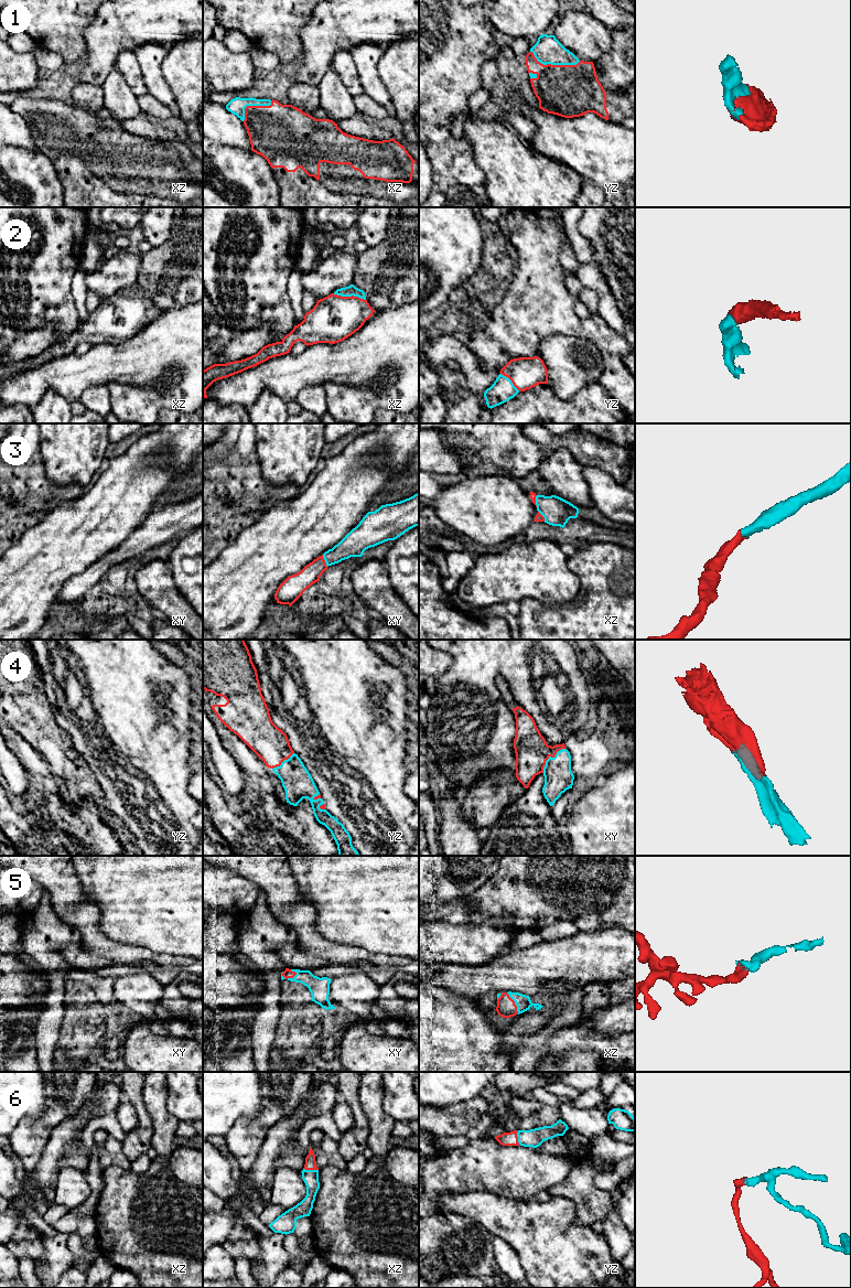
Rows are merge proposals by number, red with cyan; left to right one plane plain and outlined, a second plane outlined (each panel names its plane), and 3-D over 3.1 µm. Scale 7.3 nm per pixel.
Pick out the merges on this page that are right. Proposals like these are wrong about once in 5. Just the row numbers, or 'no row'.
1, 2, 3, 4, 5, 6

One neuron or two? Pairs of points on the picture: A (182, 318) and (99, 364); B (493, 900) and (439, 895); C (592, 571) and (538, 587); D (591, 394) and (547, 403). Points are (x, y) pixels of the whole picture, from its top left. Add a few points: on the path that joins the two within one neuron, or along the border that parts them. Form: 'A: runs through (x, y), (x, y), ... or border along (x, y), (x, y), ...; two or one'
A: runs through (161, 339), (137, 363), (120, 364); one
B: border along (488, 880), (469, 897); two
C: border along (567, 557), (567, 566), (580, 583), (570, 601); two
D: runs through (580, 405), (578, 407), (558, 407); one

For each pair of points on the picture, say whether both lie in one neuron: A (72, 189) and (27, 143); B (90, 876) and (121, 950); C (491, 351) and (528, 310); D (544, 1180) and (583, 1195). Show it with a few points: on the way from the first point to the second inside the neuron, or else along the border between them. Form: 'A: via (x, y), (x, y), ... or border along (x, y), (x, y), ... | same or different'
A: border along (28, 125), (35, 150) | different
B: border along (98, 924), (98, 927), (108, 937), (143, 947) | different
C: via (501, 341), (521, 320) | same
D: border along (572, 1166), (569, 1173), (562, 1180), (548, 1189) | different

